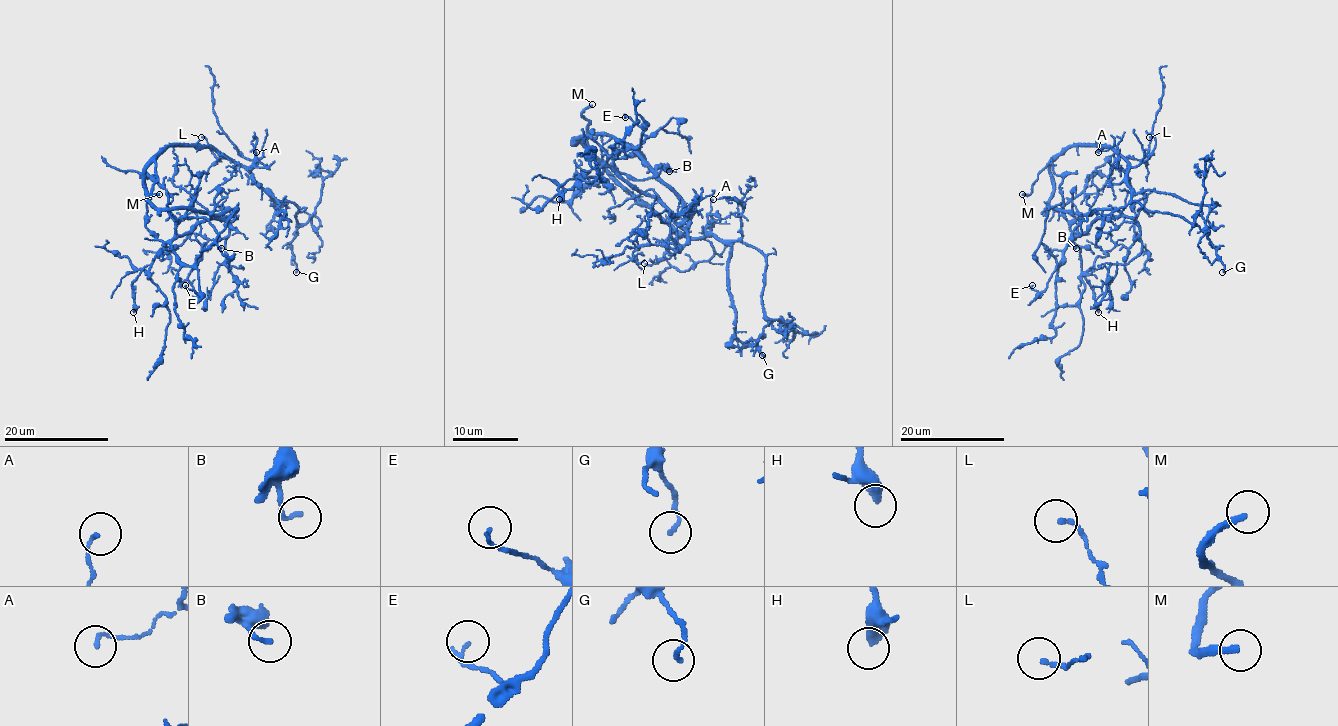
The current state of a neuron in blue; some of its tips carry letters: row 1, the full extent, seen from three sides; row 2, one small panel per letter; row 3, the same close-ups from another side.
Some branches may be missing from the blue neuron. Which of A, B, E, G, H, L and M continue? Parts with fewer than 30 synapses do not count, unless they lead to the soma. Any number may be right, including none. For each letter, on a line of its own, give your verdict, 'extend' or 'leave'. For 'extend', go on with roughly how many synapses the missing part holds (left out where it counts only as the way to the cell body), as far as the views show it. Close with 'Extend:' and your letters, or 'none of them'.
A: leave
B: leave
E: leave
G: leave
H: leave
L: leave
M: extend
Extend: M

